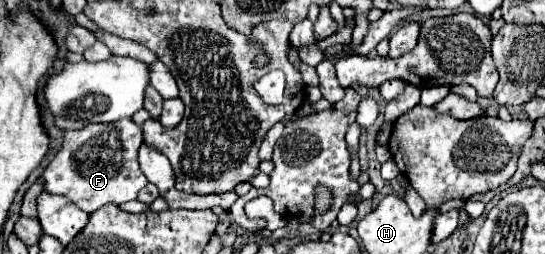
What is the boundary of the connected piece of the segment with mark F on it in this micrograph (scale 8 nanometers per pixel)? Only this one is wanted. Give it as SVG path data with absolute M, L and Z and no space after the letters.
M122 119L106 125L86 125L76 131L66 131L64 145L56 157L48 163L42 173L44 191L50 195L64 195L76 203L88 215L106 203L126 203L138 197L138 191L144 187L144 173L138 167L138 149L142 145L142 127L132 119Z

